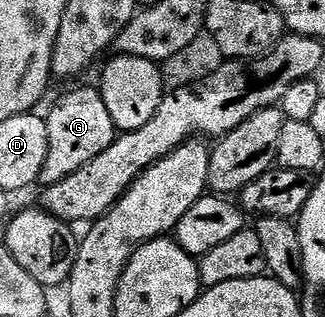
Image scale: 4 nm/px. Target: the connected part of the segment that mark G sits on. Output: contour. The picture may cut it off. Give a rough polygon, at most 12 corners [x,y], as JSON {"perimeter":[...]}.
{"perimeter":[[79,87],[46,112],[43,187],[117,137],[102,90]]}

